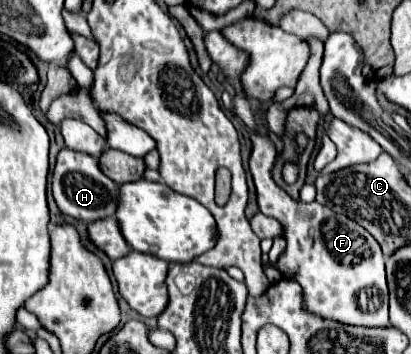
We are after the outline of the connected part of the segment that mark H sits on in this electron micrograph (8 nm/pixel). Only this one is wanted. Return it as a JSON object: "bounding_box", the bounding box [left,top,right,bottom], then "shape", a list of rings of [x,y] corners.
{"bounding_box":[52,149,118,223],"shape":[[[62,149],[56,157],[56,167],[52,173],[52,197],[64,215],[70,215],[84,223],[92,223],[96,219],[114,215],[118,203],[118,183],[102,175],[102,171],[98,169],[98,159],[94,159],[92,155]]]}

